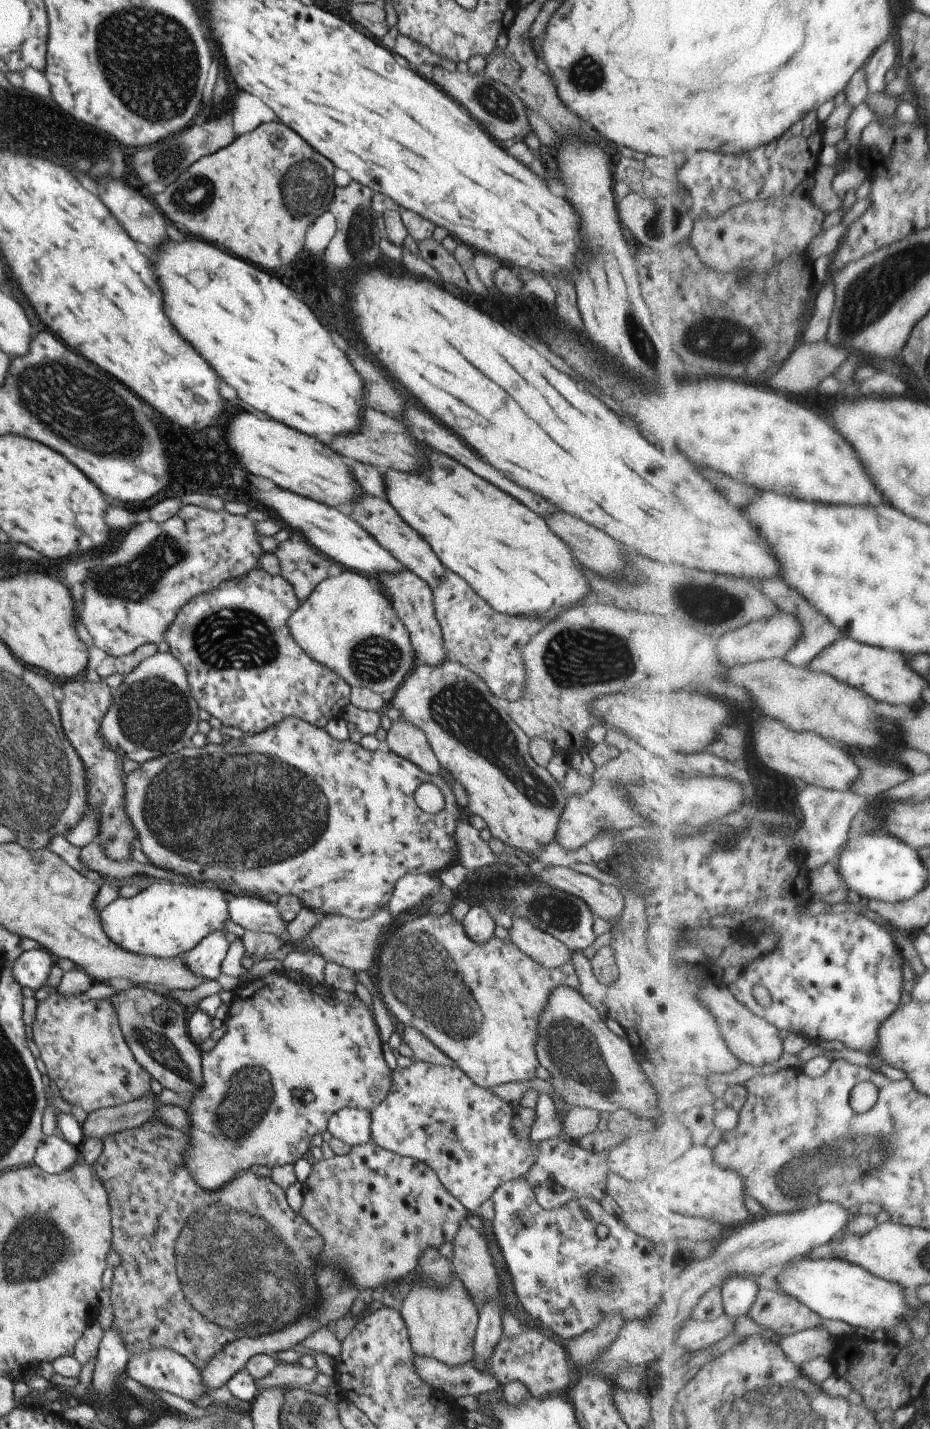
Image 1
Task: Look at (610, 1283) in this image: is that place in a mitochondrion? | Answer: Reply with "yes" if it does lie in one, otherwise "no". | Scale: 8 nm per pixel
yes

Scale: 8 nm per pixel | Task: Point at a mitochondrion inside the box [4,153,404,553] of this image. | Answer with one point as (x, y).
(77, 408)

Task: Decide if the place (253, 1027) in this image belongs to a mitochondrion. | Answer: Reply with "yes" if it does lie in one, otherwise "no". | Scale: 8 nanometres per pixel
no

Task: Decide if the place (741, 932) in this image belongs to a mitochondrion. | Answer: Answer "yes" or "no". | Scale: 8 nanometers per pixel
no

